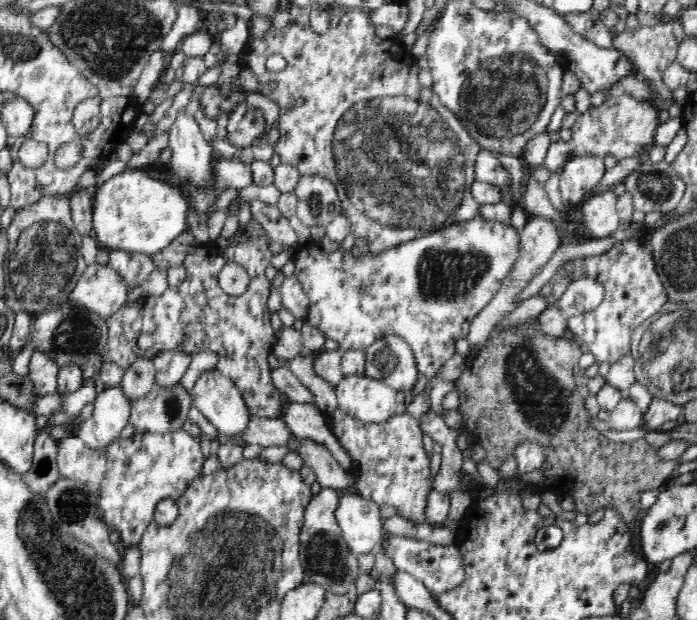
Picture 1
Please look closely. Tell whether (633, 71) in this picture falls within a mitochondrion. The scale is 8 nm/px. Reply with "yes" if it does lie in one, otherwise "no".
no

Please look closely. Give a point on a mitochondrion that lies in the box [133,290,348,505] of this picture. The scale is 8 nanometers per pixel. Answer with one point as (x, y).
(171, 400)

